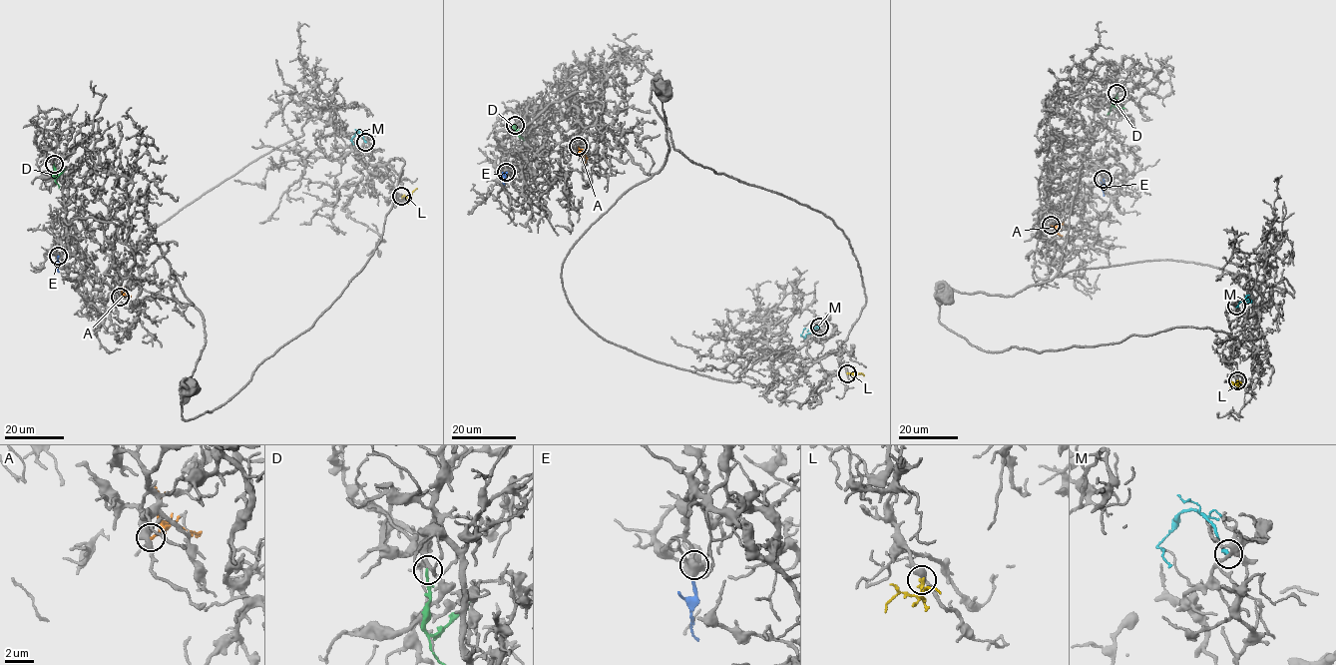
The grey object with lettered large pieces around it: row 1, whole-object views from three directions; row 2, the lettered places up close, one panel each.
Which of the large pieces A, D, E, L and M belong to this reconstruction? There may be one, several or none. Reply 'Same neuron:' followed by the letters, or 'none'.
Same neuron: E

